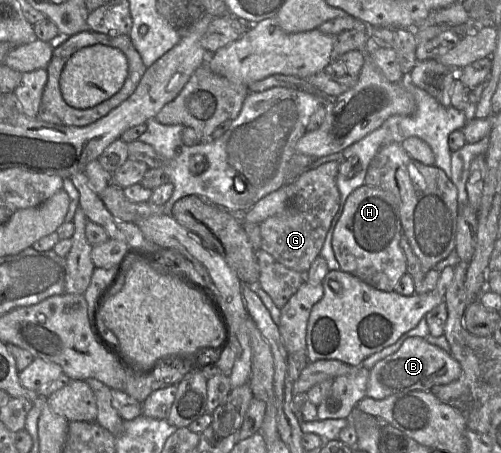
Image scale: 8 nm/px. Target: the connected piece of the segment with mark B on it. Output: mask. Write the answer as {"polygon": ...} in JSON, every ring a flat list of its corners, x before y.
{"polygon":[[408,337,395,353,380,360,369,369,366,396,383,399,400,392,430,391,434,386,446,385,457,380,461,373,461,365,450,352,428,343,425,338]]}

